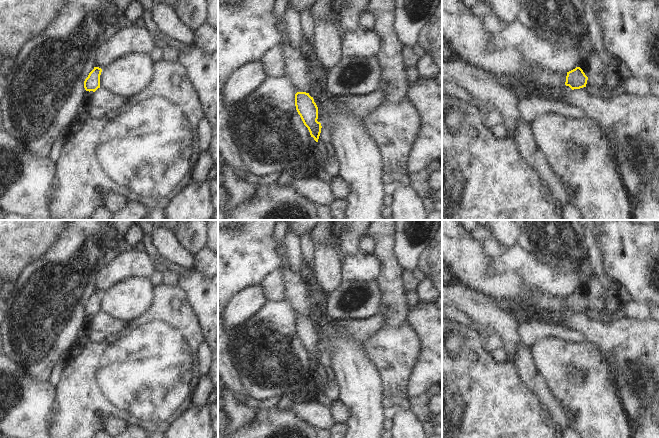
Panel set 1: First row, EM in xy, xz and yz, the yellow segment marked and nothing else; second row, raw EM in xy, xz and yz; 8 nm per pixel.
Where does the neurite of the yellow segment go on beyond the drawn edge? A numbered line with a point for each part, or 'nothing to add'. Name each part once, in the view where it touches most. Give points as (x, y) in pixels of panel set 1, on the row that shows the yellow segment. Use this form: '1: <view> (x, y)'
1: yz (597, 82)

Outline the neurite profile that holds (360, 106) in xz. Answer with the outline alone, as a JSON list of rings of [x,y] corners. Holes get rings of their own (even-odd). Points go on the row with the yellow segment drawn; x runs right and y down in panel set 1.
[[[377,89],[365,96],[340,96],[339,105],[345,113],[364,118],[382,103],[384,97],[385,93]]]

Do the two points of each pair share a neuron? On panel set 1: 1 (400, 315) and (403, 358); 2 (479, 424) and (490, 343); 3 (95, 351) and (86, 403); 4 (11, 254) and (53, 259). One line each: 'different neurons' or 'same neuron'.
1: same neuron
2: different neurons
3: same neuron
4: different neurons

